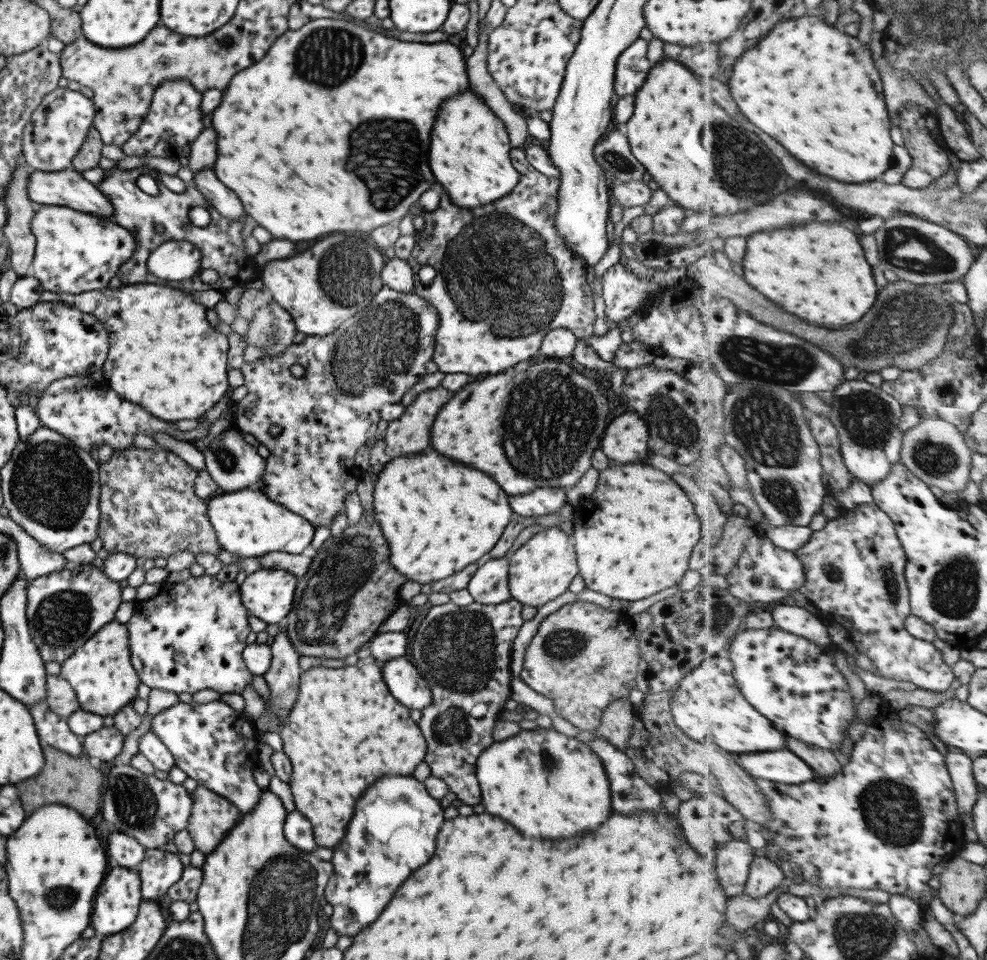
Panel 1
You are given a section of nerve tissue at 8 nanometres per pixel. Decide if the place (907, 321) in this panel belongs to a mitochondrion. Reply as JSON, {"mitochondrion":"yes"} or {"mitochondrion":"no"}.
{"mitochondrion":"yes"}

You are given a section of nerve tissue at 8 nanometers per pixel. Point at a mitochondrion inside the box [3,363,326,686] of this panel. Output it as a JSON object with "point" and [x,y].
{"point":[52,486]}

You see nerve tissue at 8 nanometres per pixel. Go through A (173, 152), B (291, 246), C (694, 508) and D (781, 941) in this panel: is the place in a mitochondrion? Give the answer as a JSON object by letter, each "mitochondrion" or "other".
{"A":"other","B":"other","C":"other","D":"other"}

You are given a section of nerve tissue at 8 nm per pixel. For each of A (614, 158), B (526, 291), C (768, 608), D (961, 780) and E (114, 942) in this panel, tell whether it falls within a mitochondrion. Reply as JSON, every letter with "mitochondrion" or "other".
{"A":"mitochondrion","B":"mitochondrion","C":"other","D":"other","E":"other"}

